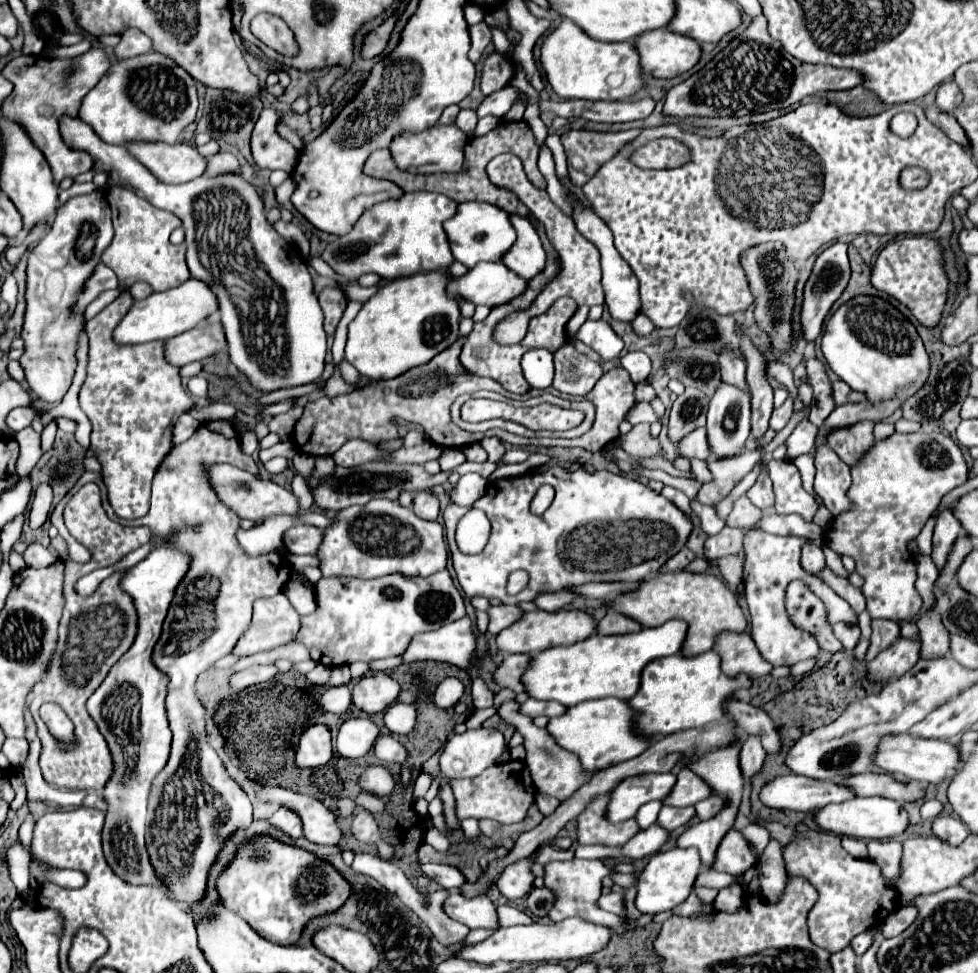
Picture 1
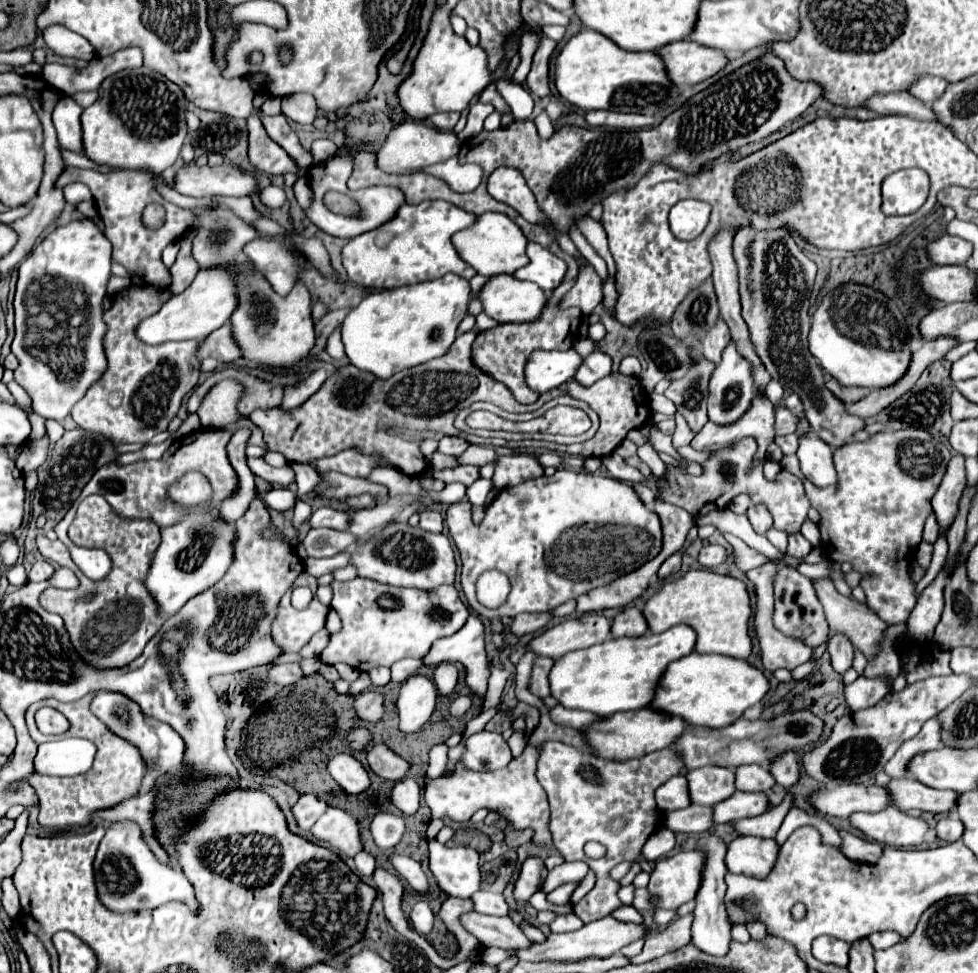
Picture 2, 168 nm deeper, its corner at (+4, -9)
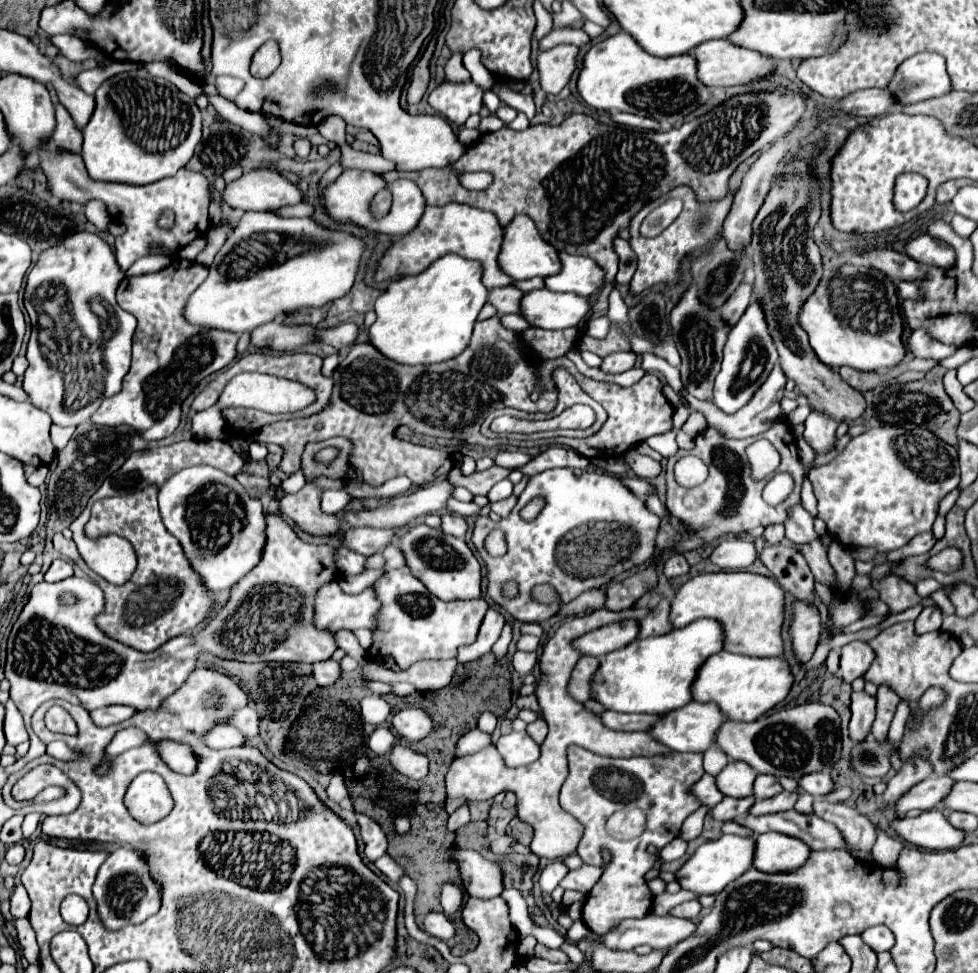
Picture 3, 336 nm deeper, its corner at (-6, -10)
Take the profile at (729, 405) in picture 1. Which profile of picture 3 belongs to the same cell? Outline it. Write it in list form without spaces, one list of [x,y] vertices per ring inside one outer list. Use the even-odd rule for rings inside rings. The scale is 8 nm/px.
[[[751,302],[741,320],[731,328],[729,340],[725,344],[725,358],[721,364],[721,372],[715,378],[715,388],[713,388],[713,404],[721,408],[725,414],[733,414],[739,408],[743,408],[755,390],[765,382],[765,376],[773,370],[773,364],[777,362],[779,354],[777,348],[769,336],[767,322],[765,322],[765,312],[761,312],[761,304]]]

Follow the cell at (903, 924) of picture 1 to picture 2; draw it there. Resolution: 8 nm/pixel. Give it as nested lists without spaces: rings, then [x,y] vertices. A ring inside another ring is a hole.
[[[883,931],[883,933],[871,933],[867,939],[875,949],[889,949],[901,941],[901,935],[897,931]]]

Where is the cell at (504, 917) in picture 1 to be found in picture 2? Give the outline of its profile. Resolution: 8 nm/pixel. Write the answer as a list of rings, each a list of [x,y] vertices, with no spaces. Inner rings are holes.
[[[519,923],[519,927],[521,927],[521,931],[525,933],[525,937],[529,941],[543,941],[545,939],[545,935],[535,925],[531,925],[531,923]]]

